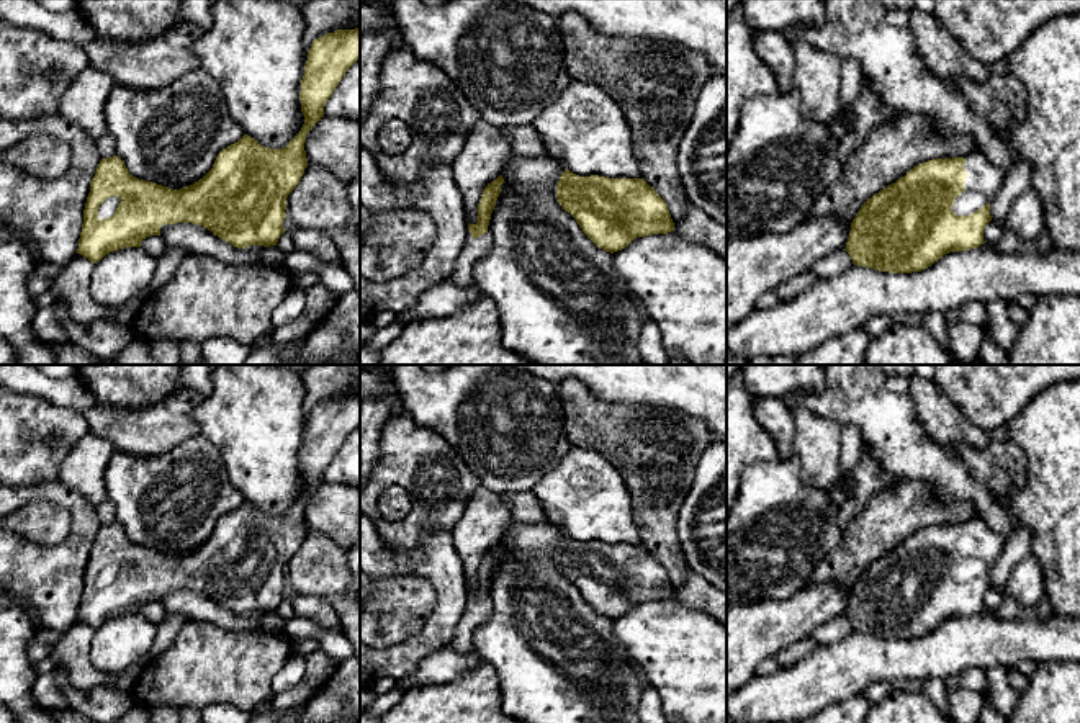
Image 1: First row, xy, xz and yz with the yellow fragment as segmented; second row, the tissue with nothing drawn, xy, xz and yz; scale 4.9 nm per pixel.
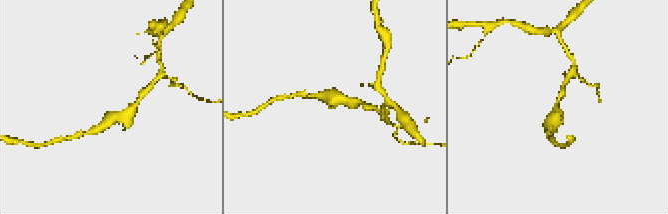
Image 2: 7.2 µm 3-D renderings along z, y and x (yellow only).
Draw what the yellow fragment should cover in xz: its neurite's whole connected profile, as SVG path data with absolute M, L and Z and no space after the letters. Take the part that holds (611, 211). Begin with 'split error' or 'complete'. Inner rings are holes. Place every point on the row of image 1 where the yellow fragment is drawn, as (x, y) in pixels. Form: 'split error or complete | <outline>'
complete | M565 168L556 198L583 232L610 254L637 237L674 231L668 204L643 178L579 177Z

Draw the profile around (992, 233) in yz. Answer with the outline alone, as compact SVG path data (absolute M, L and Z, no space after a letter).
M992 219L983 229L983 244L993 247L1006 229L1008 229L1006 221L998 222Z

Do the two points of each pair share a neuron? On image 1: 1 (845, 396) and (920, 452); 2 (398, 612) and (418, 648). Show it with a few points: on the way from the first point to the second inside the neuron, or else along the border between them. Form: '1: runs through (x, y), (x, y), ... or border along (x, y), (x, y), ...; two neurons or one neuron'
1: runs through (863, 399), (902, 439); one neuron
2: border along (436, 606), (414, 633), (377, 650); two neurons

